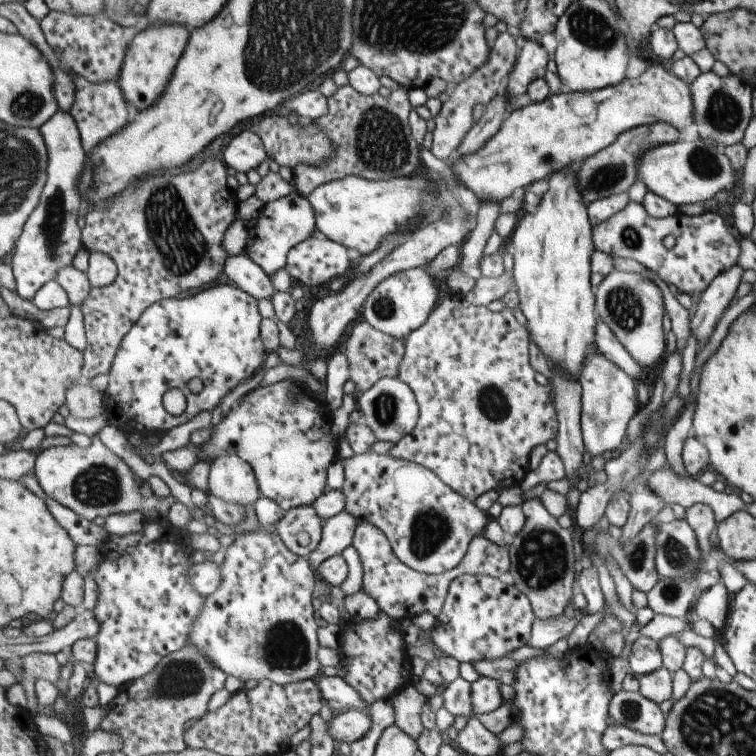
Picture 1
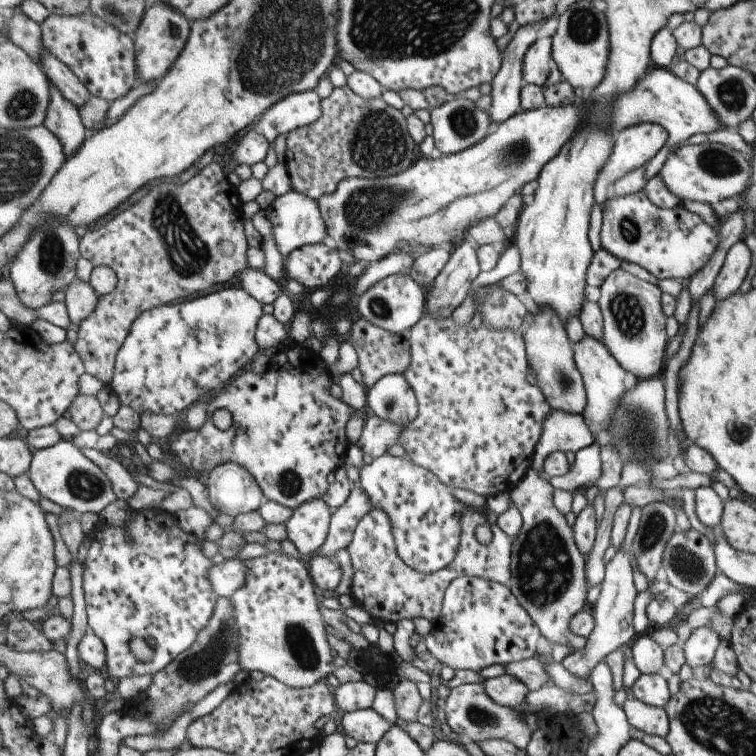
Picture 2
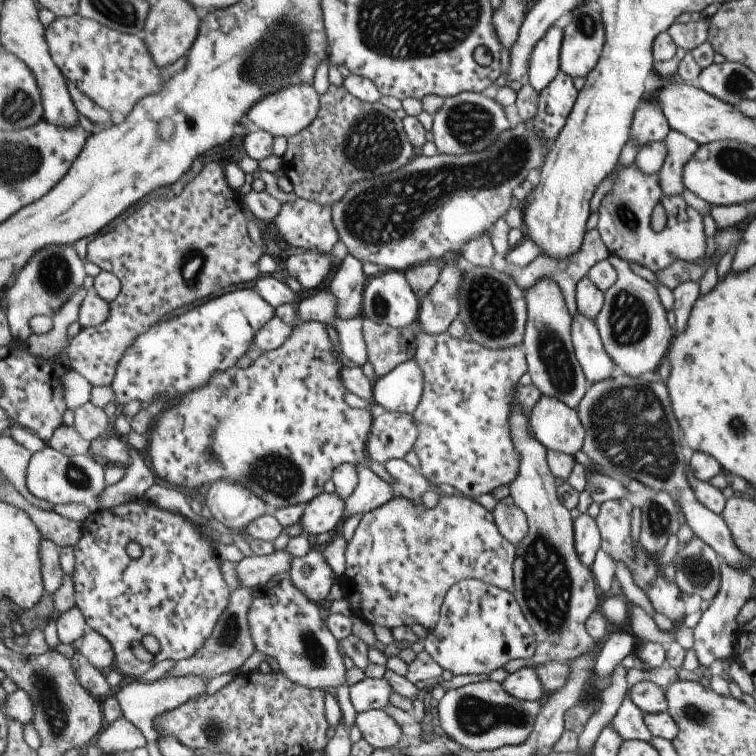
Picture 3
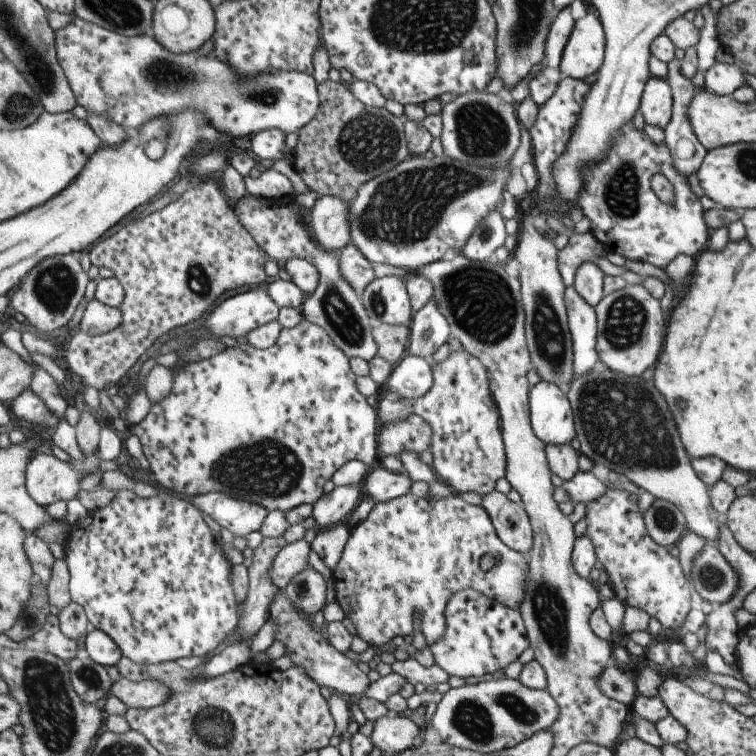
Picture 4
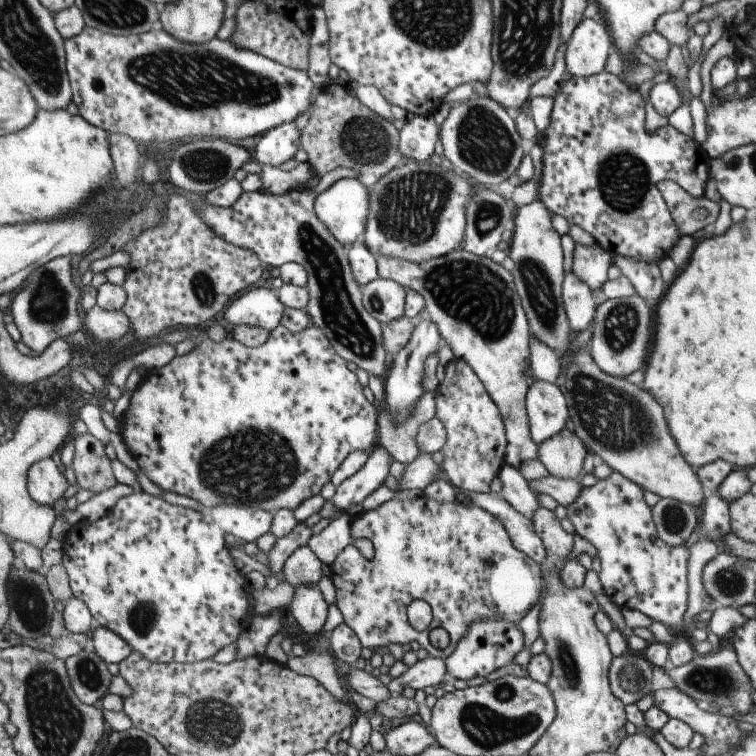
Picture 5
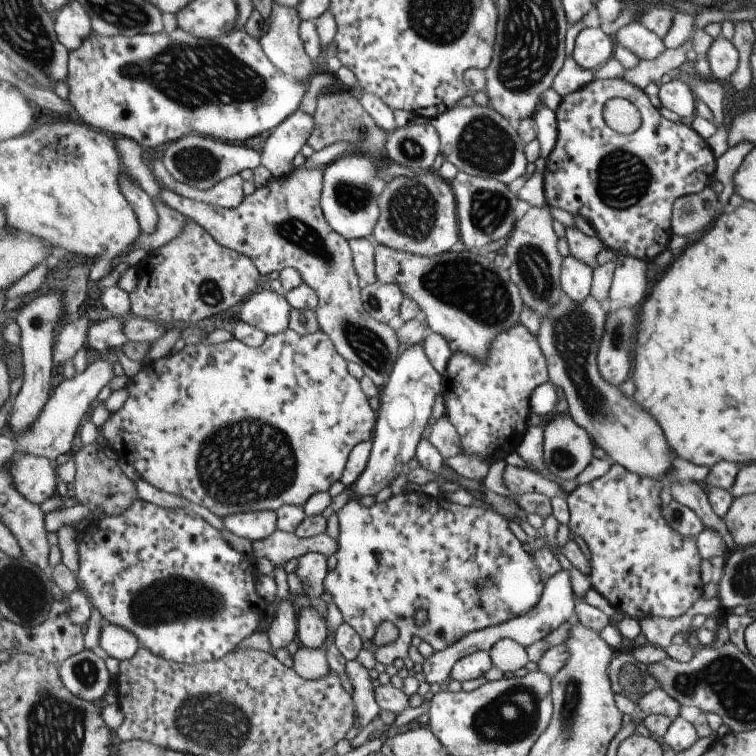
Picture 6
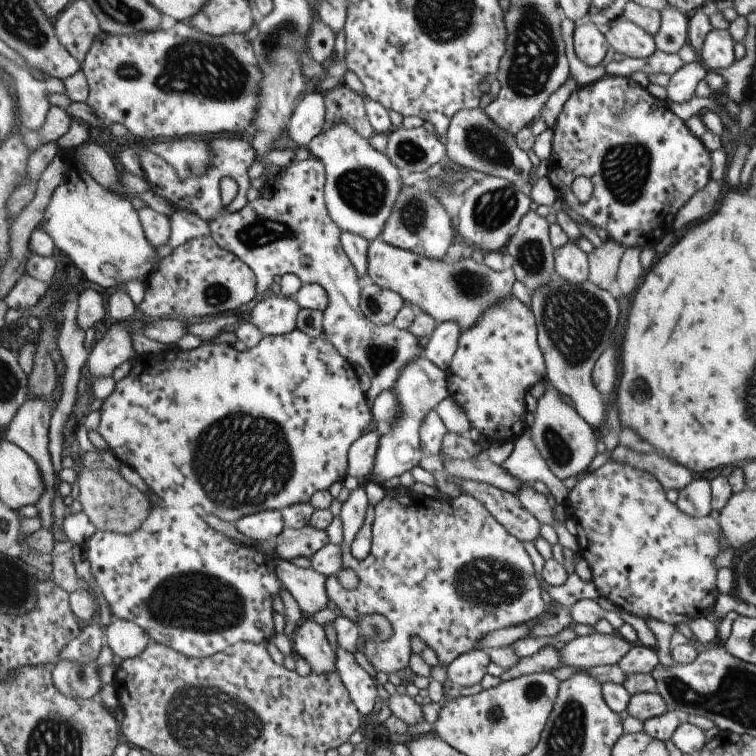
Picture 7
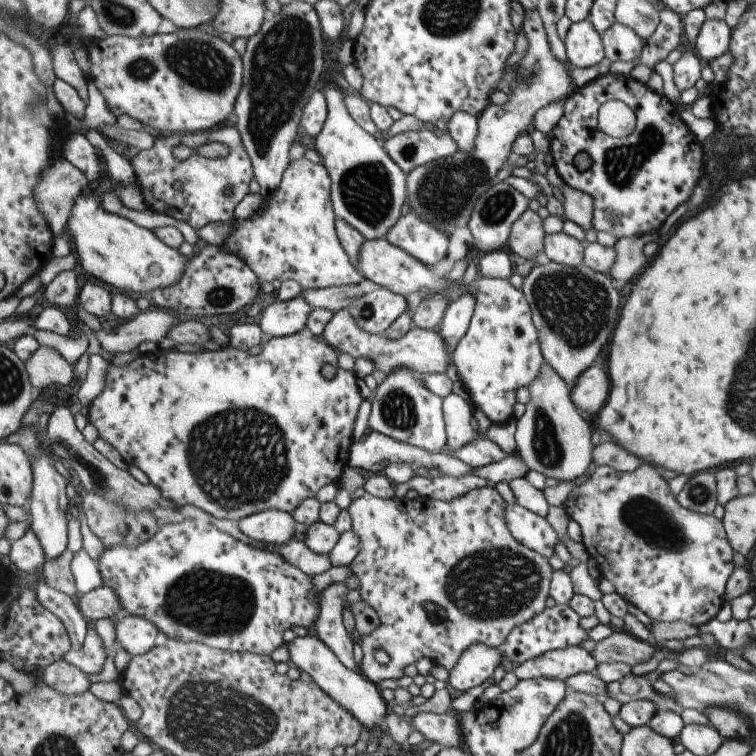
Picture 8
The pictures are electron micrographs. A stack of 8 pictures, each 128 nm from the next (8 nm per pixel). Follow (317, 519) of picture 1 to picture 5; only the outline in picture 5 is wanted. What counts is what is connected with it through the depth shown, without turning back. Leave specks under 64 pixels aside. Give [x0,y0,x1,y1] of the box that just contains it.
[331,441,395,514]

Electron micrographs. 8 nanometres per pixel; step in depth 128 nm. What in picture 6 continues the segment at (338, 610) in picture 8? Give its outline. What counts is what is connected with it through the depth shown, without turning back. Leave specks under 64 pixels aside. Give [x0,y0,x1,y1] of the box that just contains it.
[345,660,382,727]

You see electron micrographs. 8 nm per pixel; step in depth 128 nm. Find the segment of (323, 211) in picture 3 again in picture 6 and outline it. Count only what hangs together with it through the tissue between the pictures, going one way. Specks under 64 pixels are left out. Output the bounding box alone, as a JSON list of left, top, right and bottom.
[321,153,389,241]

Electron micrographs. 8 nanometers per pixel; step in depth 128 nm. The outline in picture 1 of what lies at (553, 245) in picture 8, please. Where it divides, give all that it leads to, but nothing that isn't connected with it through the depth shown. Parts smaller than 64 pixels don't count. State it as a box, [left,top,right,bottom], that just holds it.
[577,354,640,463]

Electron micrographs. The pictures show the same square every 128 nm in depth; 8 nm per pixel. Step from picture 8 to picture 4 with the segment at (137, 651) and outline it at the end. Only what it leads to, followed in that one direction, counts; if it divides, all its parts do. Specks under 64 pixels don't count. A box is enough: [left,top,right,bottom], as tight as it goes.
[82,628,124,666]

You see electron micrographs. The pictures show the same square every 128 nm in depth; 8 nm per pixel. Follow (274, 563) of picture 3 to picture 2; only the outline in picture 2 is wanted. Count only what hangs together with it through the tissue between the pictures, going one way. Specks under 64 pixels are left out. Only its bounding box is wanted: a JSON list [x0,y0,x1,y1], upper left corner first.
[209,559,249,597]

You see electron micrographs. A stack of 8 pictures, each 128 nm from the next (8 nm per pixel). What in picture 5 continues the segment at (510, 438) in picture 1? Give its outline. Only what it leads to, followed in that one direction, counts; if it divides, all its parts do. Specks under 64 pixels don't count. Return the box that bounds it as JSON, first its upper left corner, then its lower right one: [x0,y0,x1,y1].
[437,359,509,493]

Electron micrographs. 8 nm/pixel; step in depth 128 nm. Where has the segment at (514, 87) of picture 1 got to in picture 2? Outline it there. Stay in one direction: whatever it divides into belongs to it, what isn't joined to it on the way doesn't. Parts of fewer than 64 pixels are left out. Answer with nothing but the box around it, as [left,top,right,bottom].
[523,37,553,83]

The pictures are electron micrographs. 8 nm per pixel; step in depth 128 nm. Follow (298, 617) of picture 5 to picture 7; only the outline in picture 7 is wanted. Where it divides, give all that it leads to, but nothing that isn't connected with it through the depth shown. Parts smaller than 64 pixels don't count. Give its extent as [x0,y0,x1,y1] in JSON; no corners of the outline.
[290,617,337,674]

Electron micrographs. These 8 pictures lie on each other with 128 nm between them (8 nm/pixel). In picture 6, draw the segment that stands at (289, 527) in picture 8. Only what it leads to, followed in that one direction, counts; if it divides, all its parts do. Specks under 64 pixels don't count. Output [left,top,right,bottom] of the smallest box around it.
[222,511,278,542]

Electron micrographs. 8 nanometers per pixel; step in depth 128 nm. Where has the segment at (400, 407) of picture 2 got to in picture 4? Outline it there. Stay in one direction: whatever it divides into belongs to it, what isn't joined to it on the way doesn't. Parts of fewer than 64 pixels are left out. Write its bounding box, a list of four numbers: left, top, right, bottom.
[385,355,435,400]

